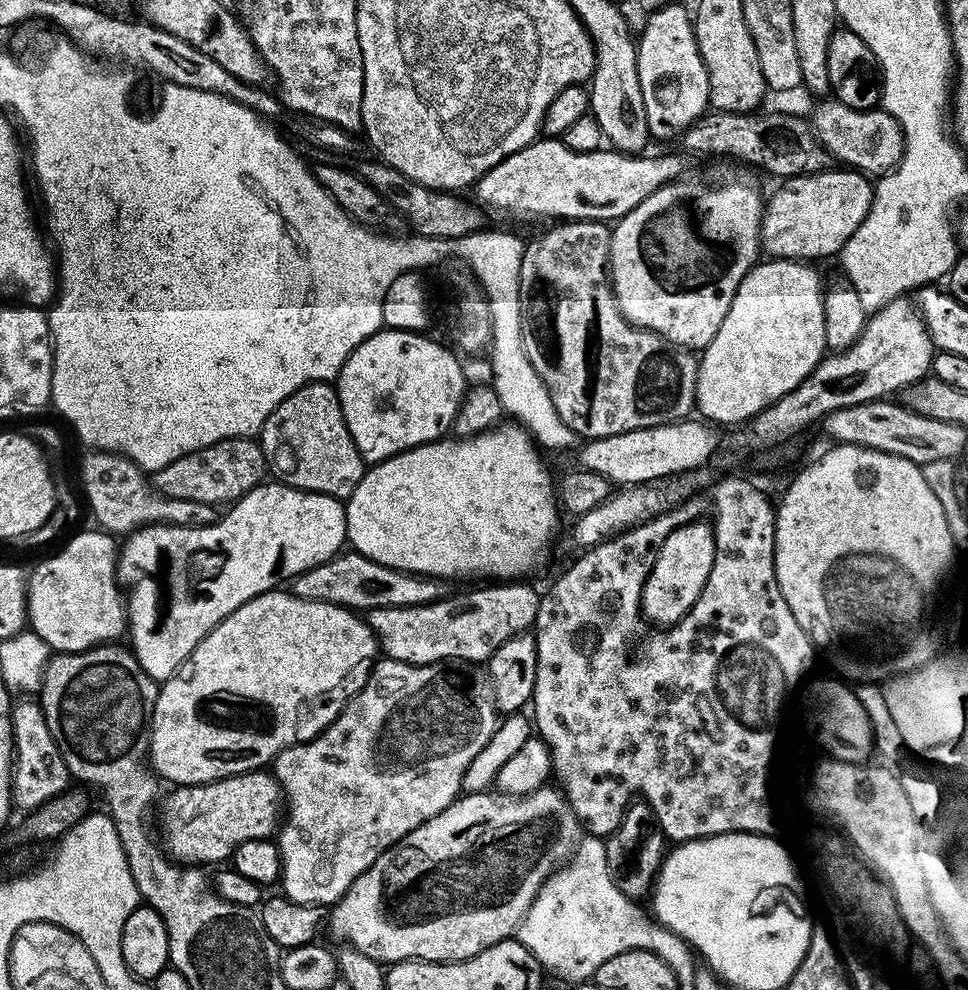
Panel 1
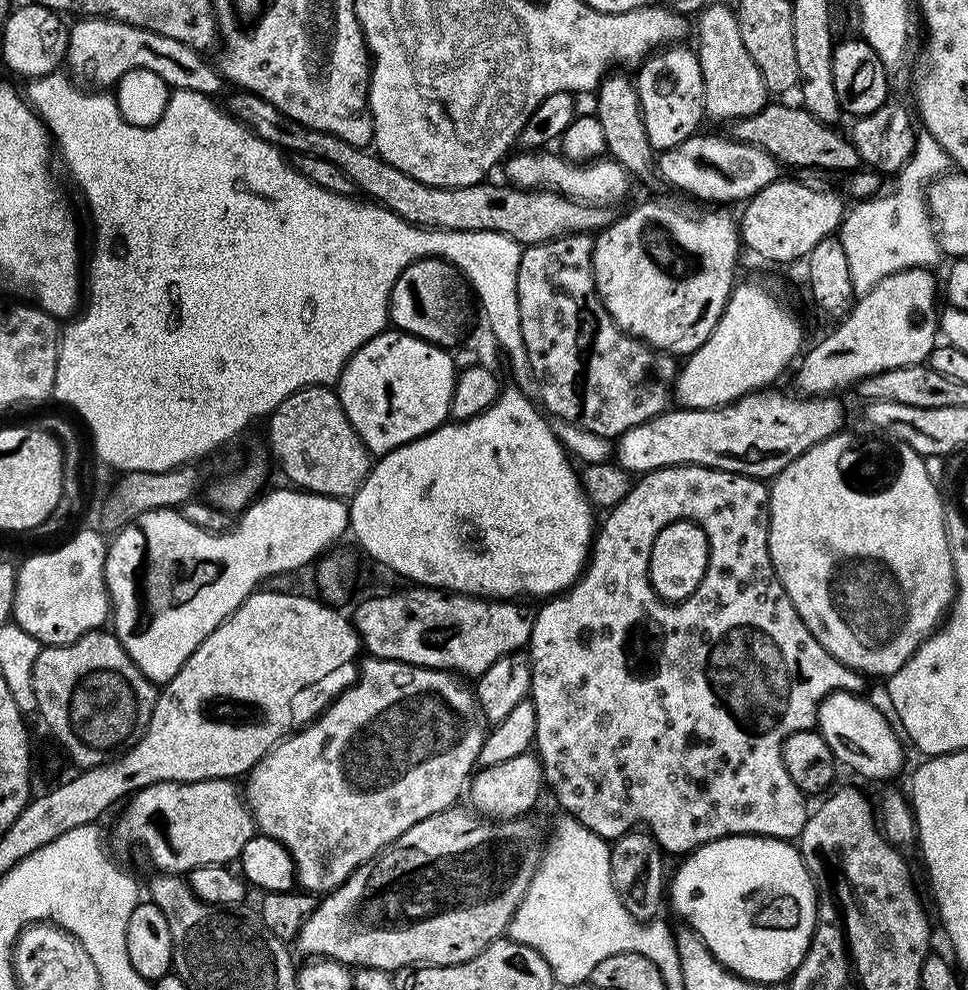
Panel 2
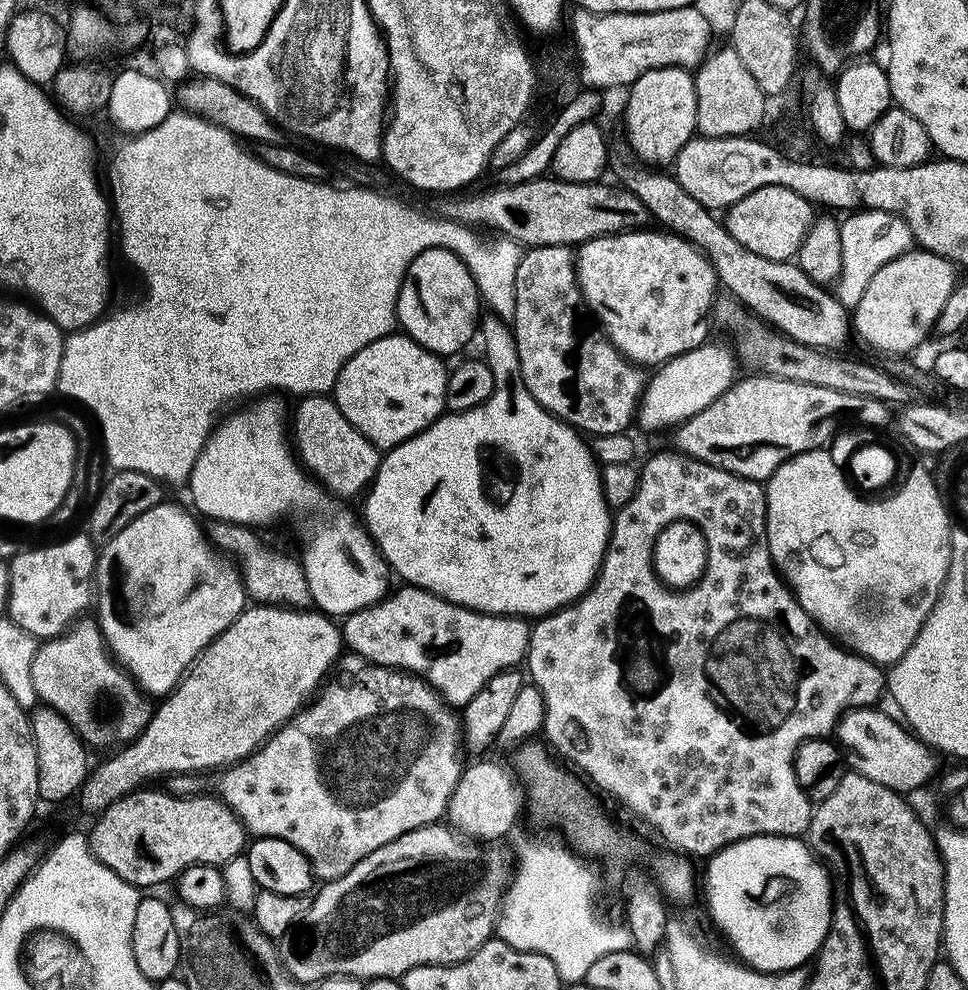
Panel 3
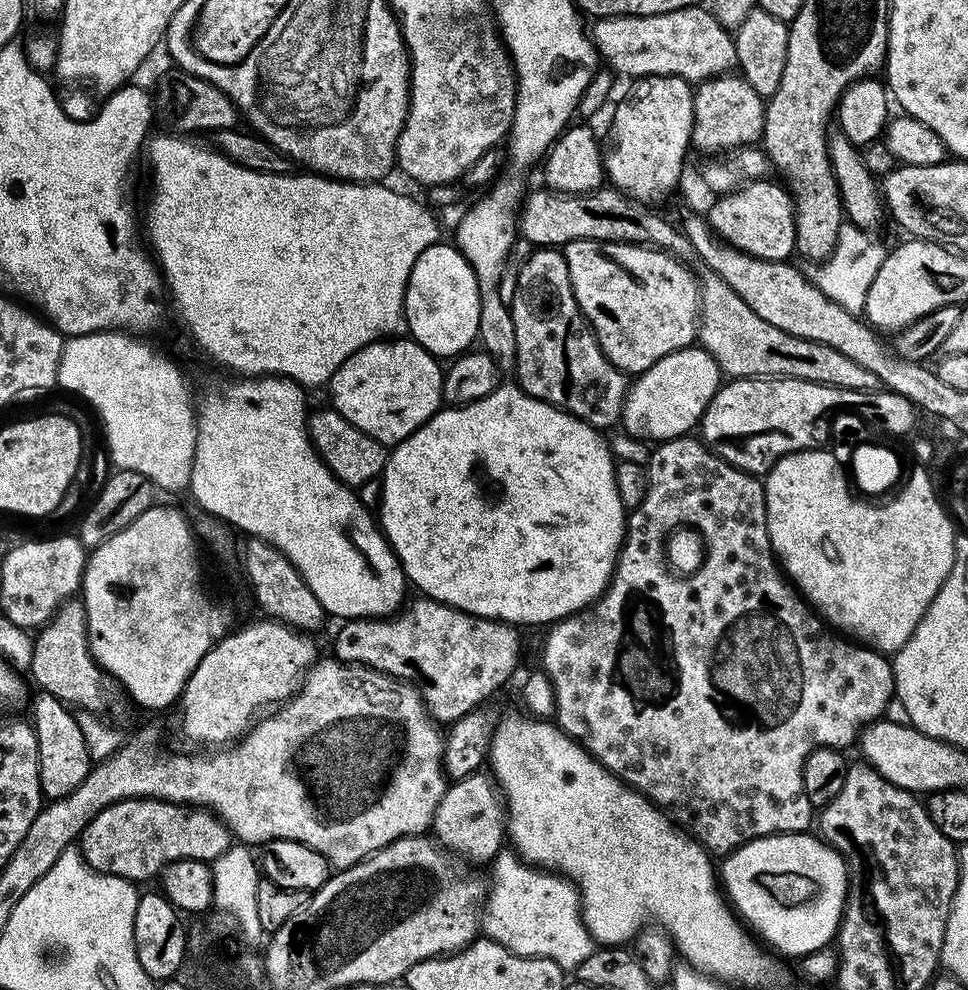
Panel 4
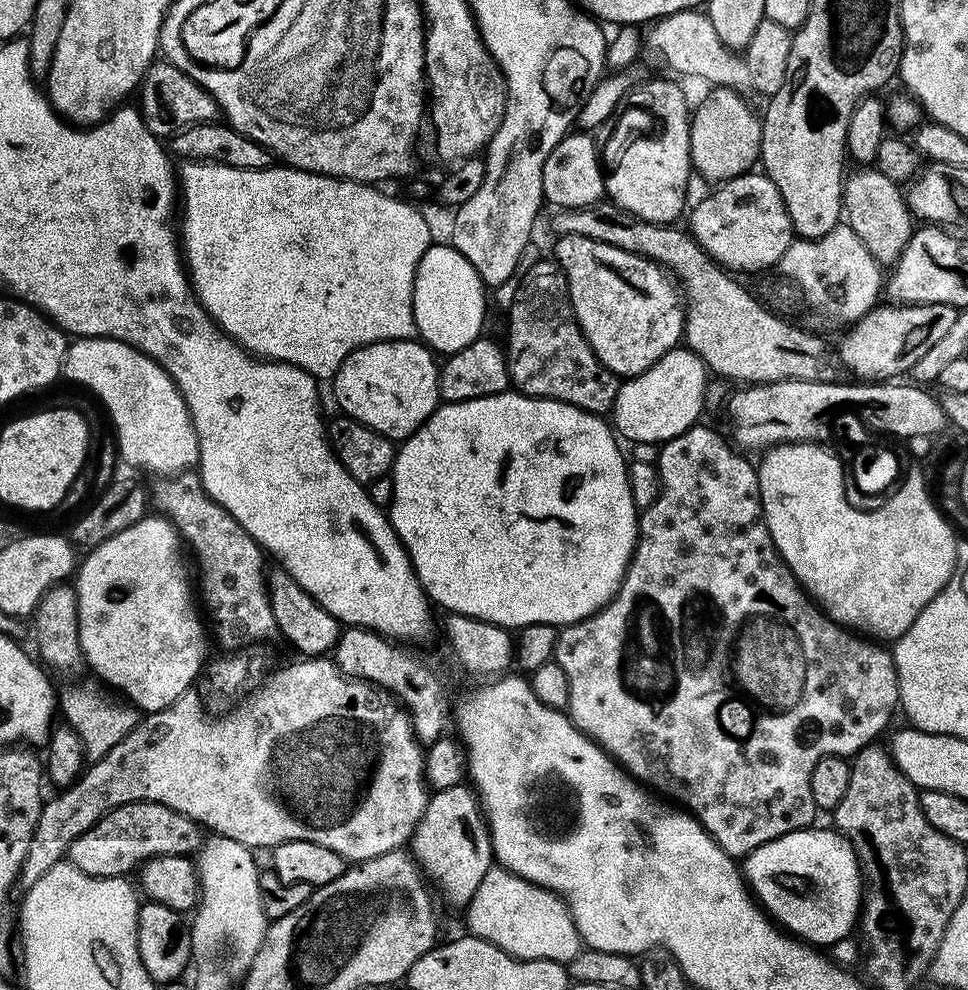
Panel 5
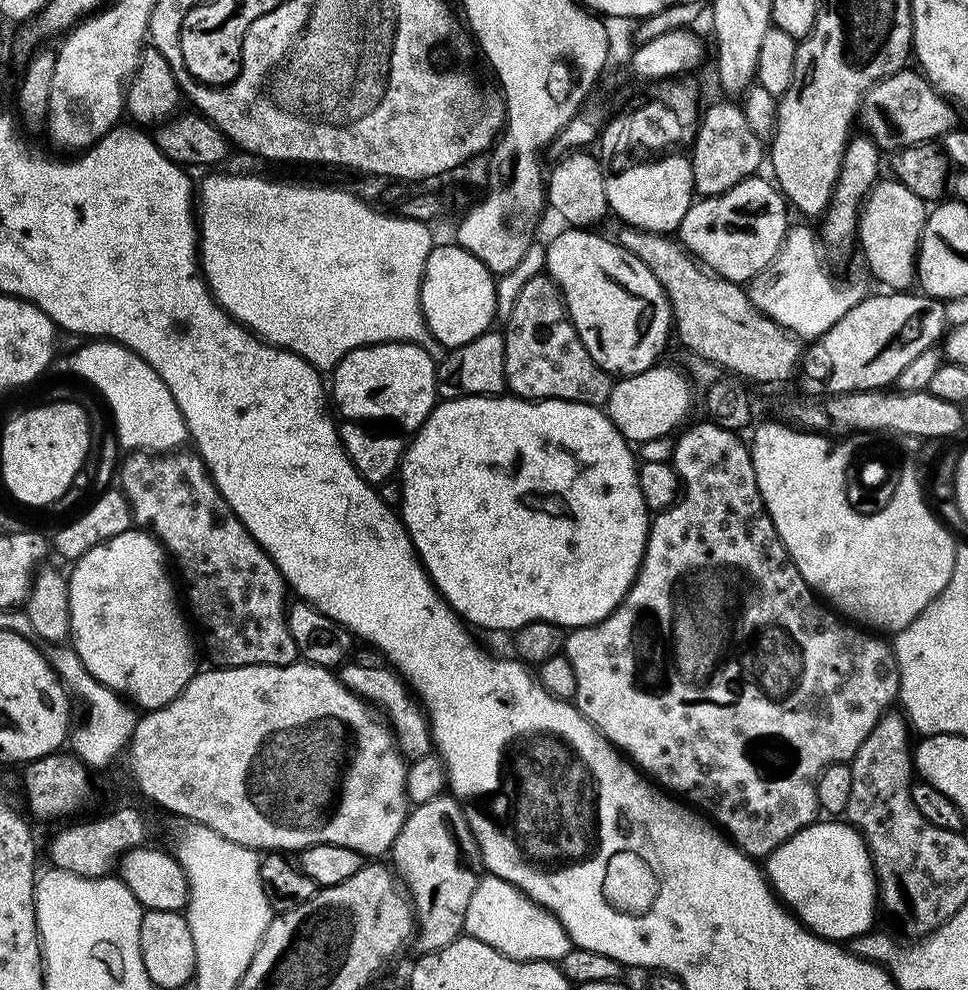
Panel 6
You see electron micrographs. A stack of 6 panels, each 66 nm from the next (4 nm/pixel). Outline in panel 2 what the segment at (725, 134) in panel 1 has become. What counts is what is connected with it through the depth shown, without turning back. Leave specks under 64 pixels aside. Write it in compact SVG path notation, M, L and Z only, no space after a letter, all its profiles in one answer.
M769 102L762 110L758 110L758 114L731 121L731 139L766 150L766 154L773 156L781 166L788 167L789 164L792 168L821 168L824 172L844 172L843 174L861 167L858 150L847 135L835 132L835 127L823 124L804 107L793 104Z

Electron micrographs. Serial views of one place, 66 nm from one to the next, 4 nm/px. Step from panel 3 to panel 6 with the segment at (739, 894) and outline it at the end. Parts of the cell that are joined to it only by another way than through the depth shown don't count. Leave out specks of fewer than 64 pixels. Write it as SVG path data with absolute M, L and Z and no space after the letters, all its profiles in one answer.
M836 818L827 822L829 824L813 822L782 842L782 846L778 846L766 857L766 875L773 892L791 909L801 924L826 940L851 942L855 936L860 936L875 925L872 923L876 920L876 908L878 912L878 877L872 866L868 845L859 831Z

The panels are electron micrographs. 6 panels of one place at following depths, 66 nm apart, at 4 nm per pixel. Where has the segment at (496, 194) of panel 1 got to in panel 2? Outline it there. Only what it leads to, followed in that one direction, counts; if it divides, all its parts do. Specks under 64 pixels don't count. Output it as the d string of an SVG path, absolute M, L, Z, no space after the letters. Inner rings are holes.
M703 134L686 138L686 142L673 148L663 149L658 156L658 172L659 168L660 176L666 183L712 206L739 205L782 176L782 166L773 156L766 154L766 150L726 136ZM537 150L509 155L503 165L504 172L512 179L509 181L515 187L525 190L559 192L561 196L580 200L583 204L616 206L616 203L627 194L630 176L616 160L601 158L591 162L573 162L553 152L552 150Z

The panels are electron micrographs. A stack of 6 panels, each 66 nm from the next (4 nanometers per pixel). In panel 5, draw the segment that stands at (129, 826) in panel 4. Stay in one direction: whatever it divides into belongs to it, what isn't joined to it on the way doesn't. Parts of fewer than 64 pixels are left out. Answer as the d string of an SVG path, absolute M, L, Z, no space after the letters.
M149 800L118 806L110 810L86 834L78 834L70 842L66 853L67 863L73 864L87 876L118 876L135 873L147 860L159 856L192 856L199 853L206 836L199 824L170 806Z

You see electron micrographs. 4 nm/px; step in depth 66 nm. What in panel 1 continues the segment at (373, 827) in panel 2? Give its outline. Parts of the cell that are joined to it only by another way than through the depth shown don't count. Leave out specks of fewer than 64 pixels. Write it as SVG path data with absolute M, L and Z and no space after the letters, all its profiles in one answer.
M377 659L373 663L370 675L365 679L360 693L348 701L348 705L340 711L338 718L331 726L324 732L318 733L312 740L307 740L305 744L295 744L293 748L287 748L277 754L274 761L274 775L280 784L282 800L286 805L286 815L278 828L280 875L282 885L284 884L283 895L289 896L294 902L302 902L303 904L321 906L337 904L346 894L346 890L350 890L350 886L387 848L399 844L402 837L410 834L410 830L422 826L430 818L434 818L434 814L446 810L446 806L450 806L453 800L461 795L460 783L466 774L466 766L470 766L474 754L478 754L478 750L482 750L482 746L486 746L486 742L490 742L498 723L498 716L492 703L490 681L487 675L476 666L461 667L464 669L461 670L460 681L456 684L456 700L464 712L448 712L448 668L449 665L444 662L439 664L404 664L400 660Z

